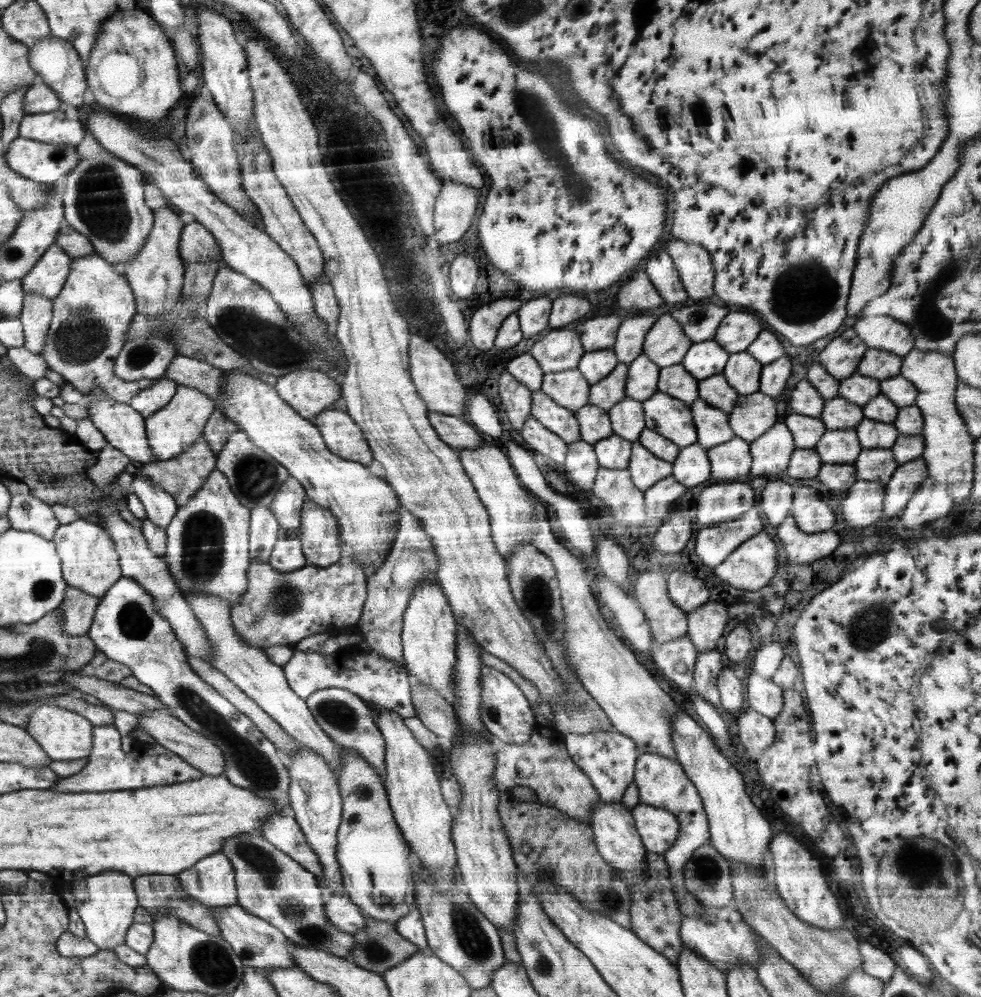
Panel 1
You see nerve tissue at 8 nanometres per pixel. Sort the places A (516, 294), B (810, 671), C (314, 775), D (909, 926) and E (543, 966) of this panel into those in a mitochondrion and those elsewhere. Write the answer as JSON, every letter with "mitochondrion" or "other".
{"A":"other","B":"other","C":"mitochondrion","D":"other","E":"mitochondrion"}

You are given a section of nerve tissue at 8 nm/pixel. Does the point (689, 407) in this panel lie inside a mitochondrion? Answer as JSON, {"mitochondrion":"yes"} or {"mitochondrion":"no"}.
{"mitochondrion":"no"}

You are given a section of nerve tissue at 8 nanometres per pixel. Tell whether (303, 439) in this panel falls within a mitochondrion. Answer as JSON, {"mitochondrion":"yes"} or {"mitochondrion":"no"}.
{"mitochondrion":"yes"}

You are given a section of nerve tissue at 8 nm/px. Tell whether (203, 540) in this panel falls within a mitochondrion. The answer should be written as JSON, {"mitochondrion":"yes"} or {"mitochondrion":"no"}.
{"mitochondrion":"yes"}

